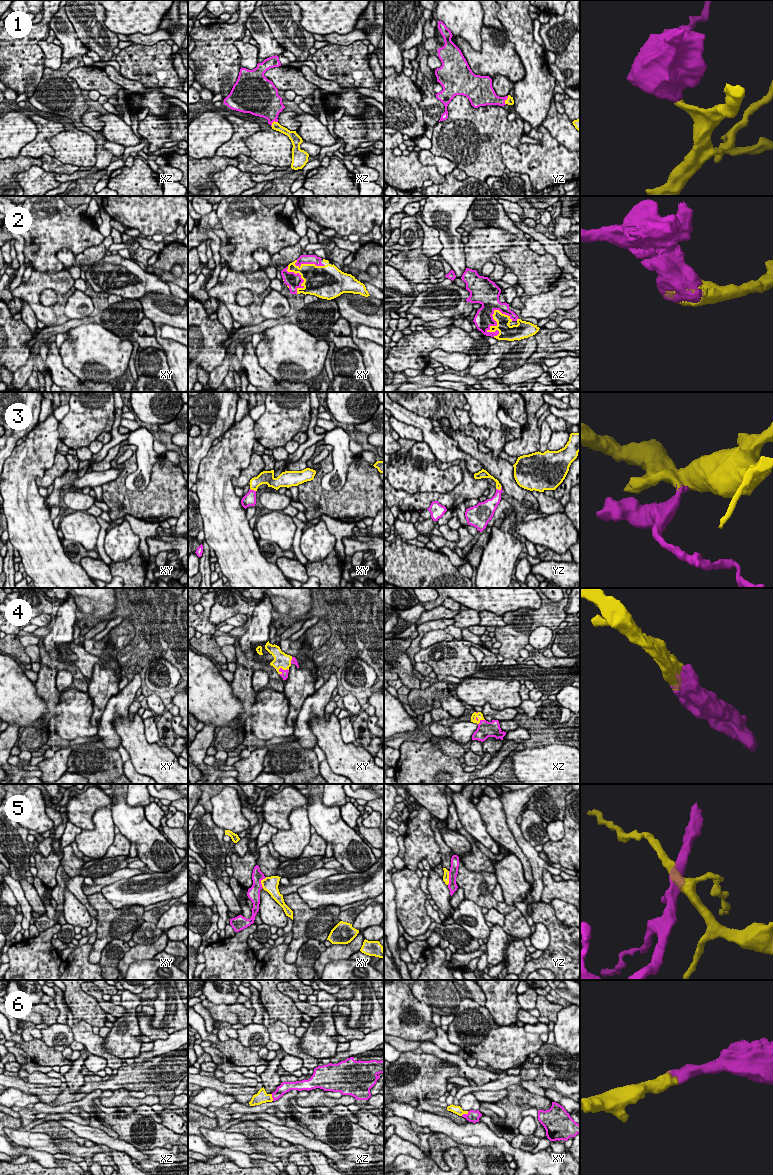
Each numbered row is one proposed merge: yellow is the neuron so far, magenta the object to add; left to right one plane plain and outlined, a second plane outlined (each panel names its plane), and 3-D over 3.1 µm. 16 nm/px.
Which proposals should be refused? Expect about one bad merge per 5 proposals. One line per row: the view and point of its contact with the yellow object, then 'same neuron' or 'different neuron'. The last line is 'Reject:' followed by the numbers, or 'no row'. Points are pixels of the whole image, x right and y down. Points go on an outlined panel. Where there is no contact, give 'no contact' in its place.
1: meets yellow in yz at (506, 100); same neuron
2: meets yellow in xz at (493, 314); same neuron
3: meets yellow in yz at (499, 489); same neuron
4: meets yellow in xy at (281, 667); same neuron
5: meets yellow in yz at (448, 878); different neuron
6: meets yellow in xy at (464, 1113); same neuron
Reject: 5

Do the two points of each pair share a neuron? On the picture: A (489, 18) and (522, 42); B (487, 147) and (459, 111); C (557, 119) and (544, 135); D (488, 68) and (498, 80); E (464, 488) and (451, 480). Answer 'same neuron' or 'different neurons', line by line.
A: different neurons
B: same neuron
C: different neurons
D: different neurons
E: different neurons

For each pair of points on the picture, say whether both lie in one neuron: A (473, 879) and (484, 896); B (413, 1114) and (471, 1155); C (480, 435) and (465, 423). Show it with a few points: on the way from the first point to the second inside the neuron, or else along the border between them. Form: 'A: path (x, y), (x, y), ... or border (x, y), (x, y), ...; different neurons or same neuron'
A: path (474, 883), (480, 892); same neuron
B: border (464, 1145), (472, 1147), (488, 1146); different neurons
C: path (476, 432), (469, 427); same neuron

